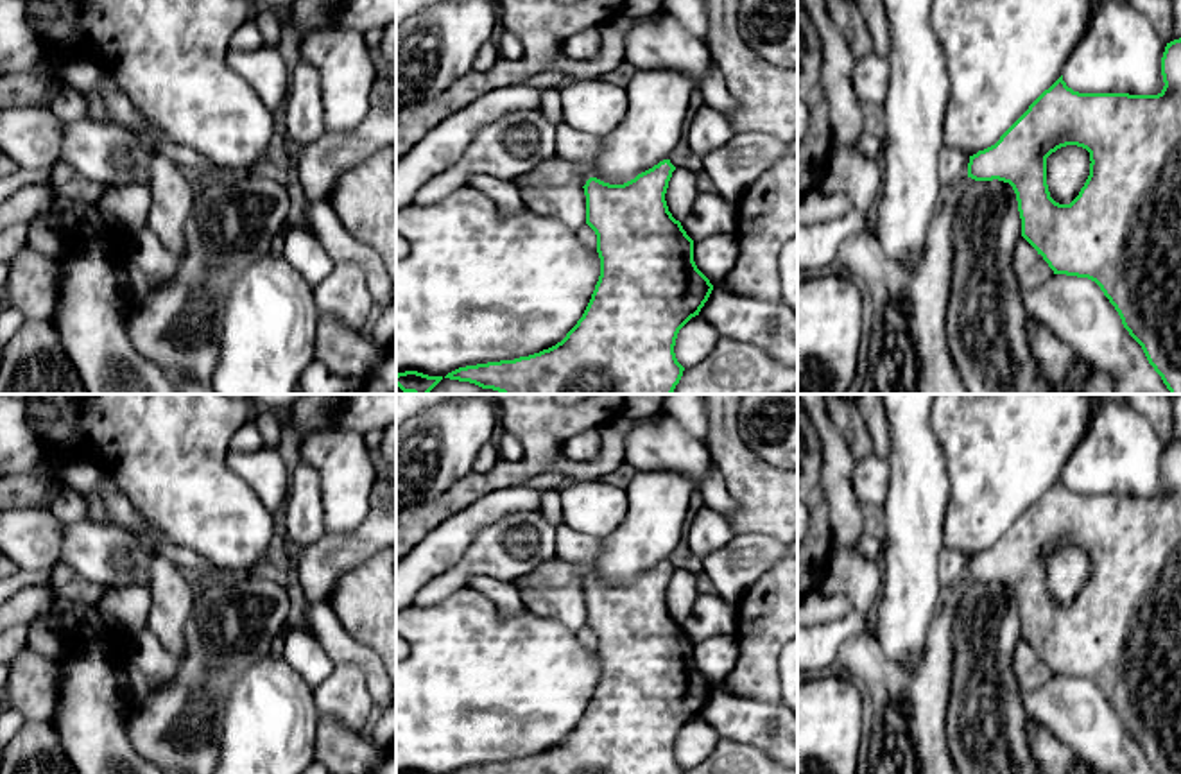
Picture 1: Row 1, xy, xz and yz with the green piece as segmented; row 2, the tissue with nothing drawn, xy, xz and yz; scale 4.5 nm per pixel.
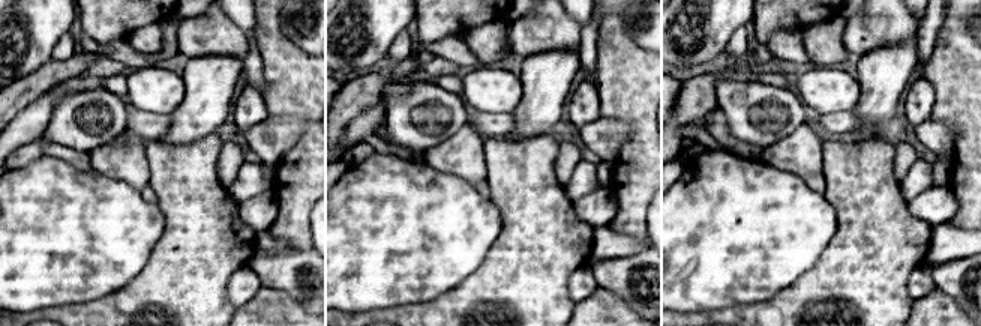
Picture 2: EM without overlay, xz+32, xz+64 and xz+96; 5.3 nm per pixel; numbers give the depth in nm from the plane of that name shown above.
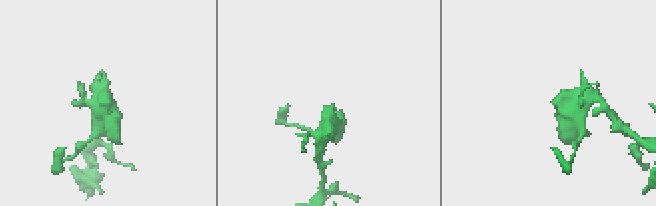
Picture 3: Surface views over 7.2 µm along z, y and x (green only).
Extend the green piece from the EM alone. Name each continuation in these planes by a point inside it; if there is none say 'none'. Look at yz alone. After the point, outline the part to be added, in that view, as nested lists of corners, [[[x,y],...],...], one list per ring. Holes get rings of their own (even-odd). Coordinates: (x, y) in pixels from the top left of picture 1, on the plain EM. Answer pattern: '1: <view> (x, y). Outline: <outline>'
none

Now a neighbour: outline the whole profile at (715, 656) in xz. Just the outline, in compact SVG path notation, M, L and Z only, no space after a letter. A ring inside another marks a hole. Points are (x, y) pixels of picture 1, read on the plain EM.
M719 634L694 643L694 663L713 688L726 681L740 654L737 634Z

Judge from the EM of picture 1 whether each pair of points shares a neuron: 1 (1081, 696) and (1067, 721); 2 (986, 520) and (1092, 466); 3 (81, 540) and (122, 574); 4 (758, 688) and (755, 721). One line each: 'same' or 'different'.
1: same
2: different
3: same
4: different

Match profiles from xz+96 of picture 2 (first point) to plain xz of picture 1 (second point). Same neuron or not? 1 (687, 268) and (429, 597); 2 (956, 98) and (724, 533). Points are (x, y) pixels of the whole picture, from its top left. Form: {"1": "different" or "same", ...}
{"1": "different", "2": "different"}

